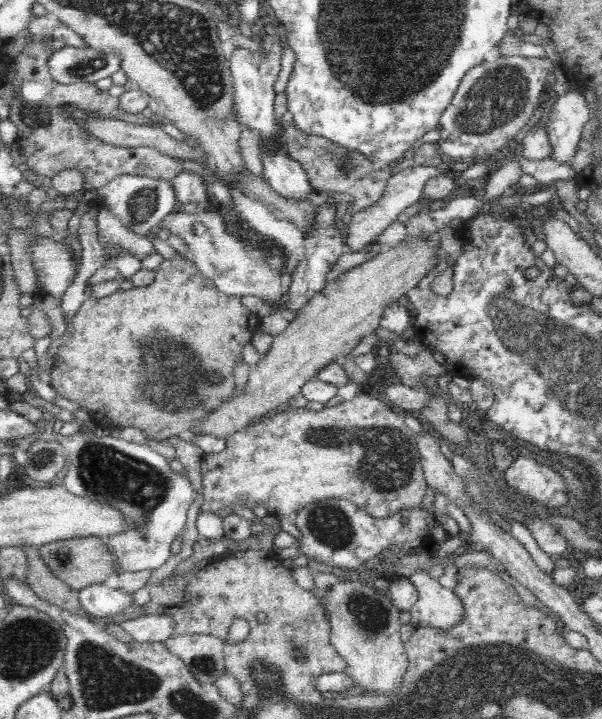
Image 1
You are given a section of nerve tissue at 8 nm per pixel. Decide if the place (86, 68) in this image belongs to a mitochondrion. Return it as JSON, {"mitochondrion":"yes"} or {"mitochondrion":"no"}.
{"mitochondrion":"yes"}

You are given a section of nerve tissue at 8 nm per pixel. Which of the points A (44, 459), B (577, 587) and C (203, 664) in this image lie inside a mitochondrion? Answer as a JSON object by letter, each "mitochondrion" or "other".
{"A":"mitochondrion","B":"other","C":"mitochondrion"}

